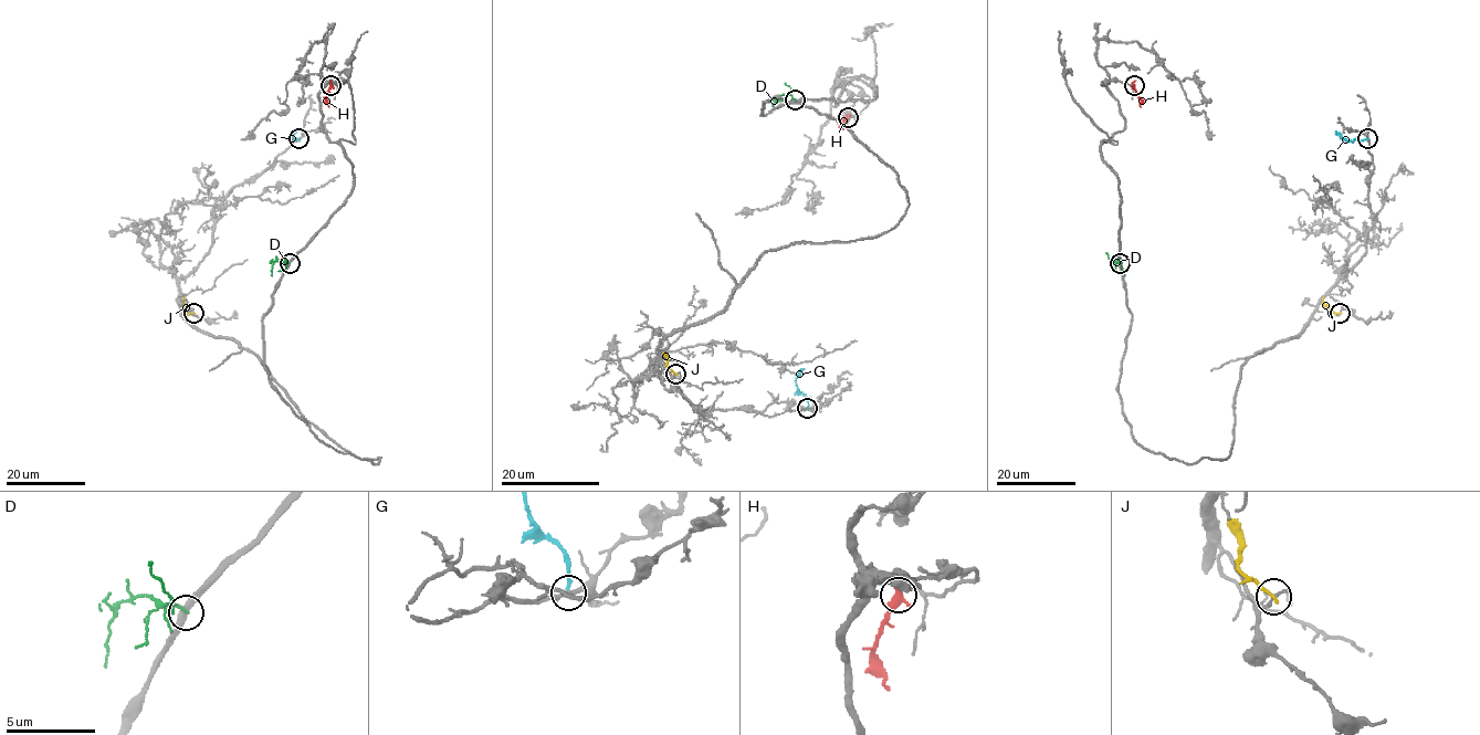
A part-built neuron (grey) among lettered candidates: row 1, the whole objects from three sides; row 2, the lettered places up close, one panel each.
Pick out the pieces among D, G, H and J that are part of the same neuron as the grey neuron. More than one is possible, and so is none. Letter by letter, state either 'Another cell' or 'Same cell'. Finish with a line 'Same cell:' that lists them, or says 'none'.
D: Another cell
G: Another cell
H: Another cell
J: Another cell
Same cell: none

